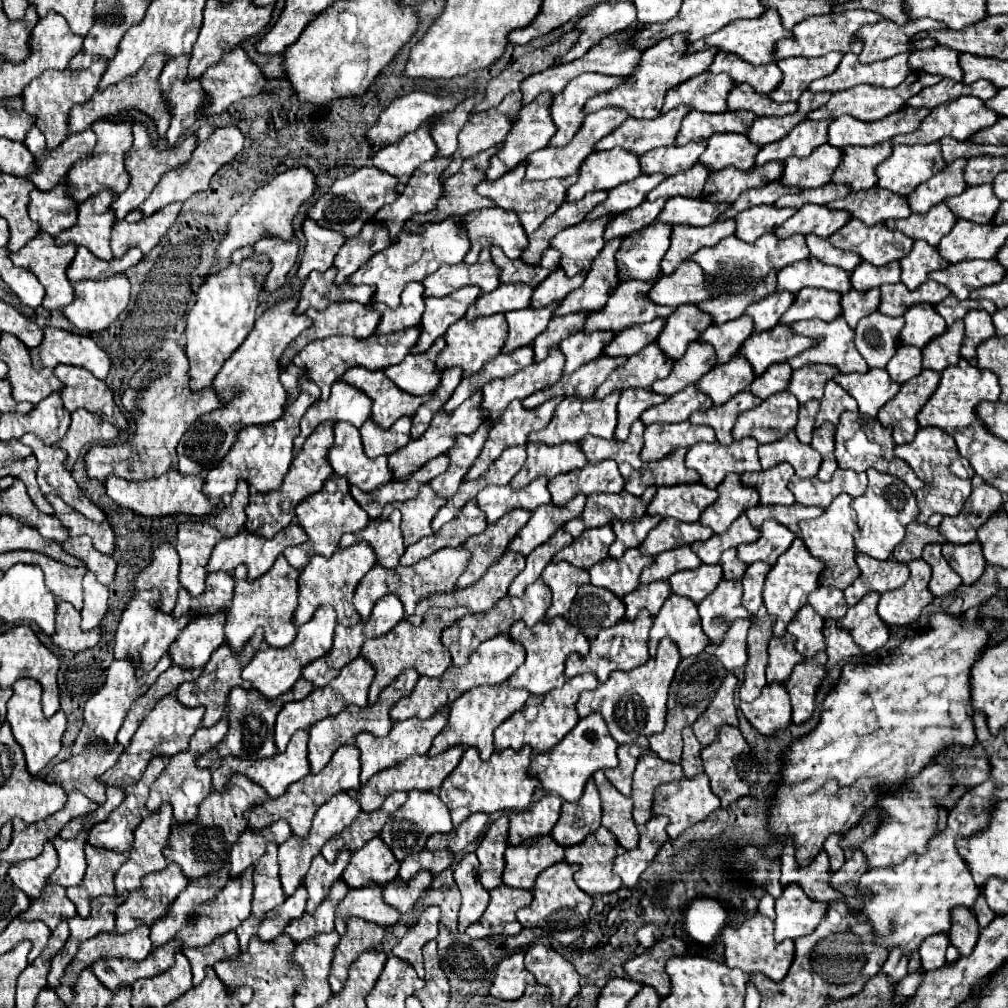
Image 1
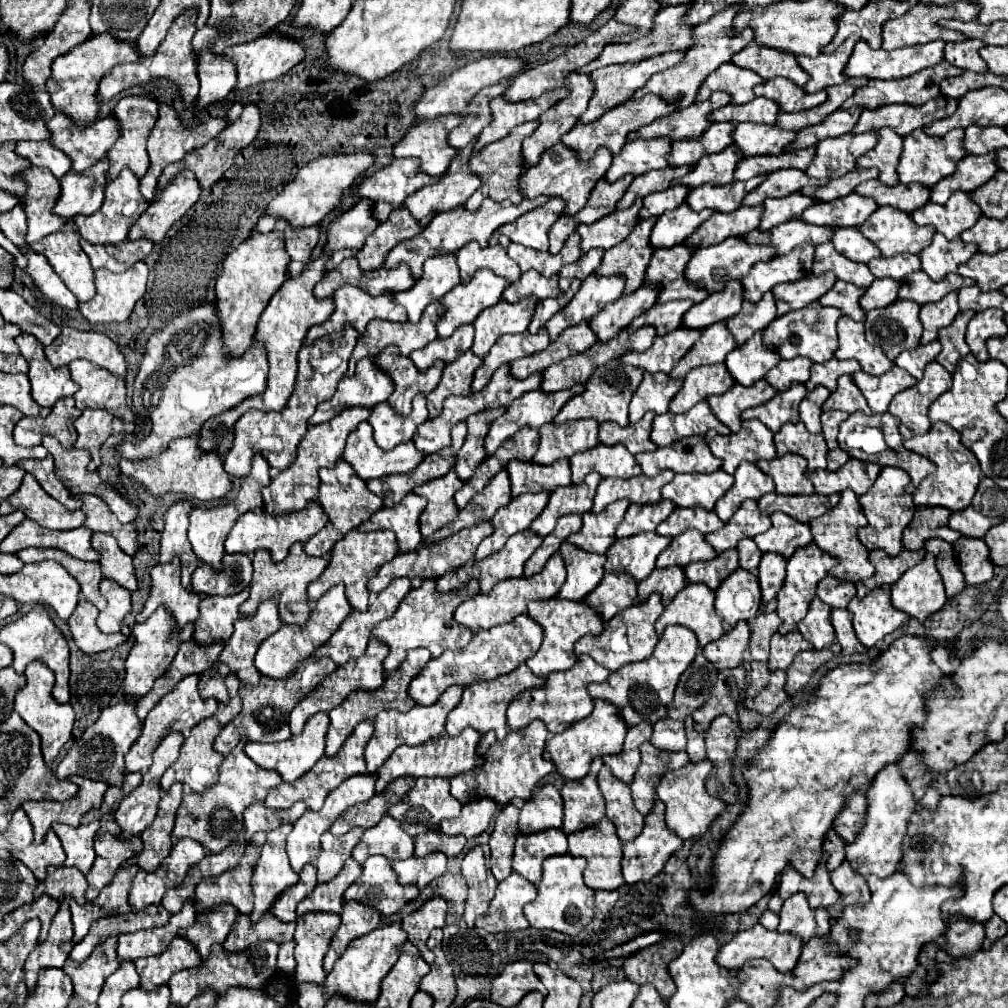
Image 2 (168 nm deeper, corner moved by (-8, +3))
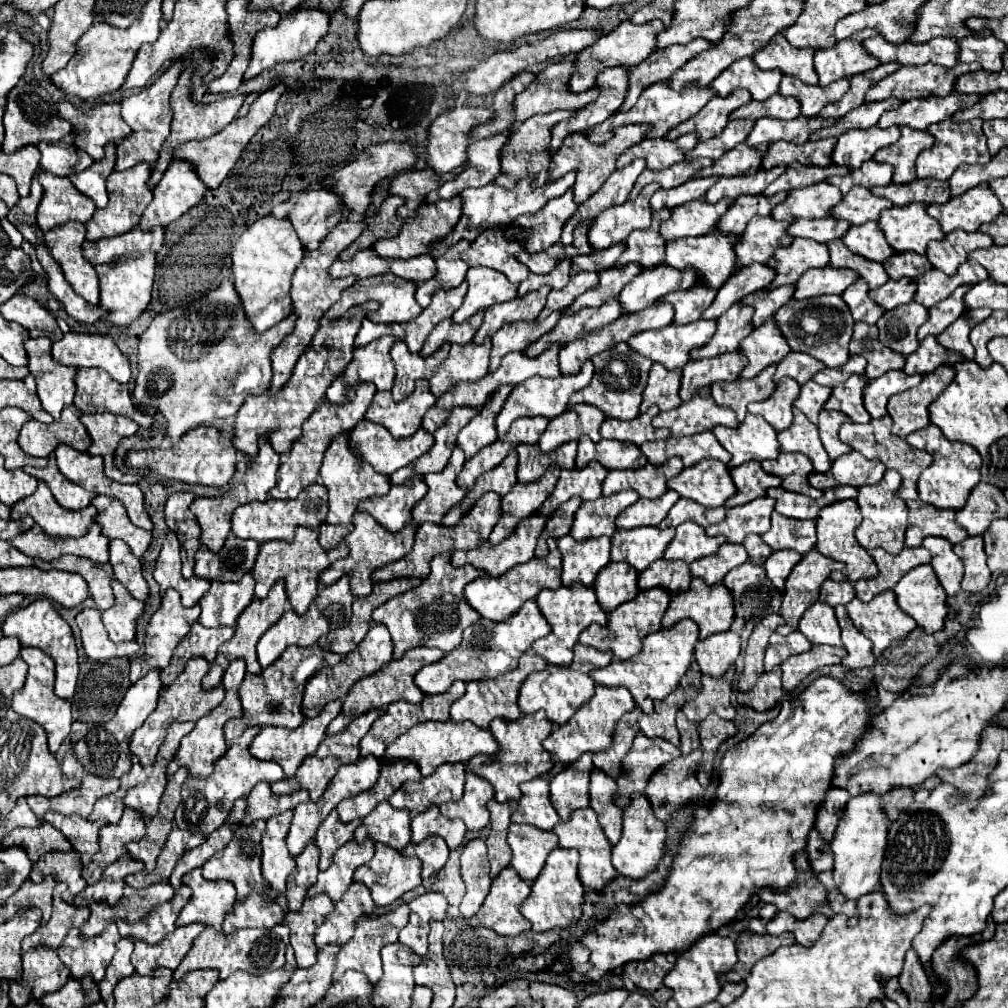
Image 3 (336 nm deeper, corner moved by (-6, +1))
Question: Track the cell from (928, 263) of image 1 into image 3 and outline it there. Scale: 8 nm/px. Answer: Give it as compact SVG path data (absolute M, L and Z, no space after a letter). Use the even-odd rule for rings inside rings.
M955 231L949 233L943 241L931 241L927 249L927 257L935 269L951 275L957 273L957 267L967 261L967 255L979 247L991 247L993 239L987 233L975 231Z

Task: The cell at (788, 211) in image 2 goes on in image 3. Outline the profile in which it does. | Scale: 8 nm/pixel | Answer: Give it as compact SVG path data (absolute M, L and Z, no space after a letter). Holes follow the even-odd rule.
M821 181L803 189L791 189L787 199L771 215L775 219L821 219L829 217L841 199L843 195L835 185Z

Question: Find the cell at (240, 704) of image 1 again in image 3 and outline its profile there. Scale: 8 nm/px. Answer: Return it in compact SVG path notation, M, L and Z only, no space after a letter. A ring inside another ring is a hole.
M291 645L289 649L283 651L279 661L275 665L269 665L267 669L261 671L261 675L245 675L245 681L241 683L239 697L243 703L243 717L231 719L225 725L225 739L235 741L241 737L241 733L249 727L267 727L267 725L277 725L277 727L287 727L287 729L297 729L305 717L301 713L301 701L303 701L303 691L305 683L309 681L311 675L315 675L317 669L337 665L343 659L343 655L331 653L327 649L321 649L319 645L313 647L295 647Z

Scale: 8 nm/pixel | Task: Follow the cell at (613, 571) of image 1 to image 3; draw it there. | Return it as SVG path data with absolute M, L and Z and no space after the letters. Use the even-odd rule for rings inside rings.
M675 527L617 529L611 539L611 561L625 561L637 571L645 571L653 561L663 557L673 537Z

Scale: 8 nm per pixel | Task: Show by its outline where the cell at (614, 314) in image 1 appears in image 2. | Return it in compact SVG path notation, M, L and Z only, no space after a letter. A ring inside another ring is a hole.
M675 245L671 249L657 249L649 261L649 267L645 271L643 285L659 285L657 305L673 301L673 299L689 299L693 303L699 303L707 297L707 291L697 291L695 287L689 287L685 283L683 271L685 263L693 255L695 249L687 245Z

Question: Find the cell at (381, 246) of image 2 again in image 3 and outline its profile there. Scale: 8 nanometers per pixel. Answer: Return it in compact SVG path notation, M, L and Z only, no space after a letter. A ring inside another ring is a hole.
M457 195L453 199L447 199L447 201L437 201L437 203L431 203L431 205L423 205L423 209L419 209L419 219L415 221L405 221L403 223L403 229L399 229L399 233L391 239L383 239L383 241L377 241L373 245L373 249L383 257L383 259L411 259L411 257L419 257L419 255L425 255L425 253L431 253L433 245L437 241L443 241L455 227L455 223L459 221L461 217L461 205L463 205L463 199Z

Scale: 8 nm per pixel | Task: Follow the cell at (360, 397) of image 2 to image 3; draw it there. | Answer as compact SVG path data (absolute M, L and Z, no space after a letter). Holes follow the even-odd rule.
M385 335L377 341L371 341L369 345L355 347L353 361L329 385L325 397L331 403L343 403L347 387L363 383L363 381L375 383L379 391L389 391L393 385L393 377L395 377L395 367L391 365L389 351L395 341L397 341L397 337Z

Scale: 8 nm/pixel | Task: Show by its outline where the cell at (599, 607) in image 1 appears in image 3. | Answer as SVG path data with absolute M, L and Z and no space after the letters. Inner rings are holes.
M609 563L607 567L603 567L593 585L599 605L605 611L613 611L621 603L631 601L639 593L637 579L637 569L627 563Z

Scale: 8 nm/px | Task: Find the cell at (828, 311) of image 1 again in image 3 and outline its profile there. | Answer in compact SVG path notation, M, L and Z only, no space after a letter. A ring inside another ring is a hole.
M859 279L855 285L849 285L841 297L847 301L855 321L865 321L873 325L885 313L885 309L869 297L869 287L865 279Z

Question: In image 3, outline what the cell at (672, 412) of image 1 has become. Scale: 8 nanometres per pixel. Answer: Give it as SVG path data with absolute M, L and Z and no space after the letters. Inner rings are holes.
M737 349L727 355L719 355L715 359L699 359L689 361L683 367L681 375L681 401L689 401L699 389L715 383L715 381L735 381L743 367L747 365L747 357Z

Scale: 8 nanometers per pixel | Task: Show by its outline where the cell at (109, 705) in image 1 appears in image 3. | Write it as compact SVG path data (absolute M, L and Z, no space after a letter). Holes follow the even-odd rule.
M165 591L159 611L151 617L145 631L145 655L141 657L145 671L167 667L173 649L189 633L189 627L199 619L199 613L199 605L181 605L179 591Z

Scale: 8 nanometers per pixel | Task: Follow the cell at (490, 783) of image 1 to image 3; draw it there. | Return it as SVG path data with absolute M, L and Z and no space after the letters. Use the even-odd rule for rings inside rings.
M537 711L537 713L521 715L517 721L505 721L503 717L497 717L495 721L491 721L489 729L501 745L499 753L495 753L493 763L485 763L485 757L475 757L467 763L467 769L471 773L479 773L493 785L495 800L499 803L505 803L511 799L517 801L519 799L519 783L541 777L551 769L551 755L543 749L543 739L551 733L553 723L547 721L543 711Z

